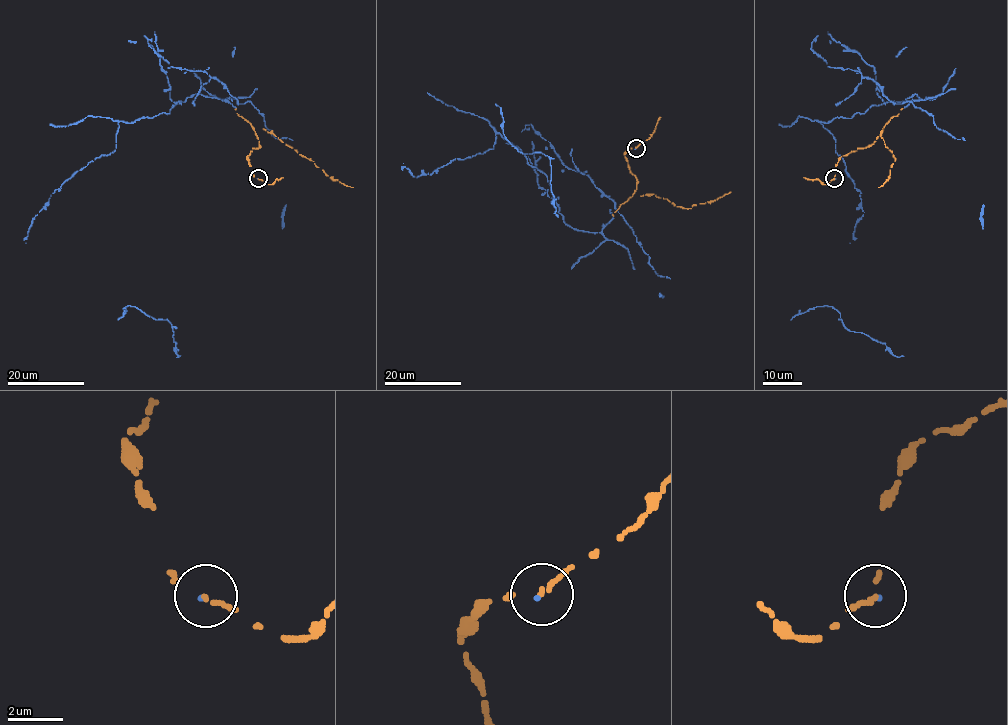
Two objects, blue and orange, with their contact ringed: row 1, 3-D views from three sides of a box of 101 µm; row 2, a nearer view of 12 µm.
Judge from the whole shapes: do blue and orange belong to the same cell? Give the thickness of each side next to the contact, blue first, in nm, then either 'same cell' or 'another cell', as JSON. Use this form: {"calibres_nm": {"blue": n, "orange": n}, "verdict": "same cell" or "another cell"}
{"calibres_nm": {"blue": 90, "orange": 120}, "verdict": "same cell"}

